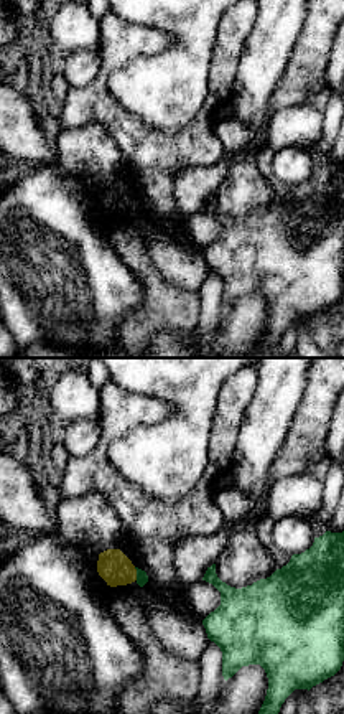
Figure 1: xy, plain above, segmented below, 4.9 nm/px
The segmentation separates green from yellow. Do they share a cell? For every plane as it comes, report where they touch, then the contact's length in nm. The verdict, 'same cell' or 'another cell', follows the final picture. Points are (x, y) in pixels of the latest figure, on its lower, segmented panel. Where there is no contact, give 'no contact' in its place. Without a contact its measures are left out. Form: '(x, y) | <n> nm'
(137, 574) | 70 nm

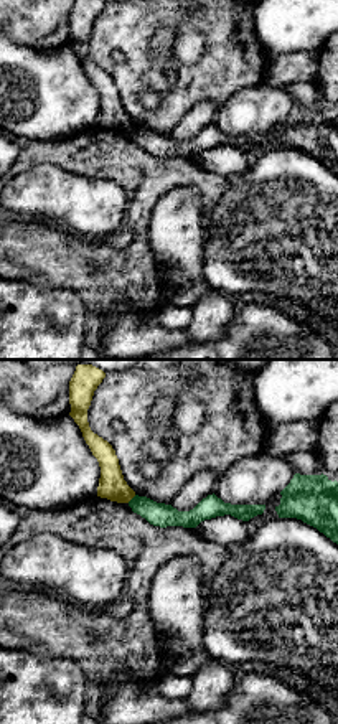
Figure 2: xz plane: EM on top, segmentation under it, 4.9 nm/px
(132, 498) | 60 nm

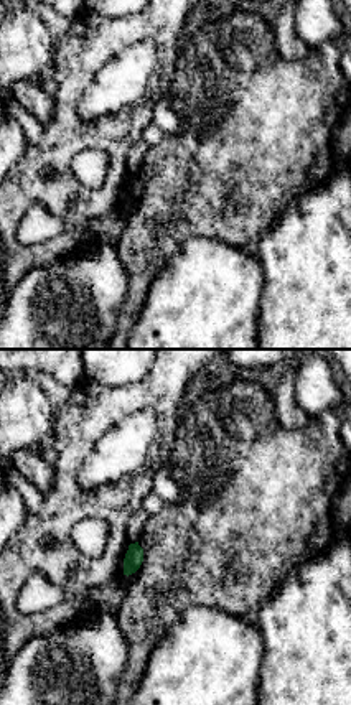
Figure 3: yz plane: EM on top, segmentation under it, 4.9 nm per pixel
no contact

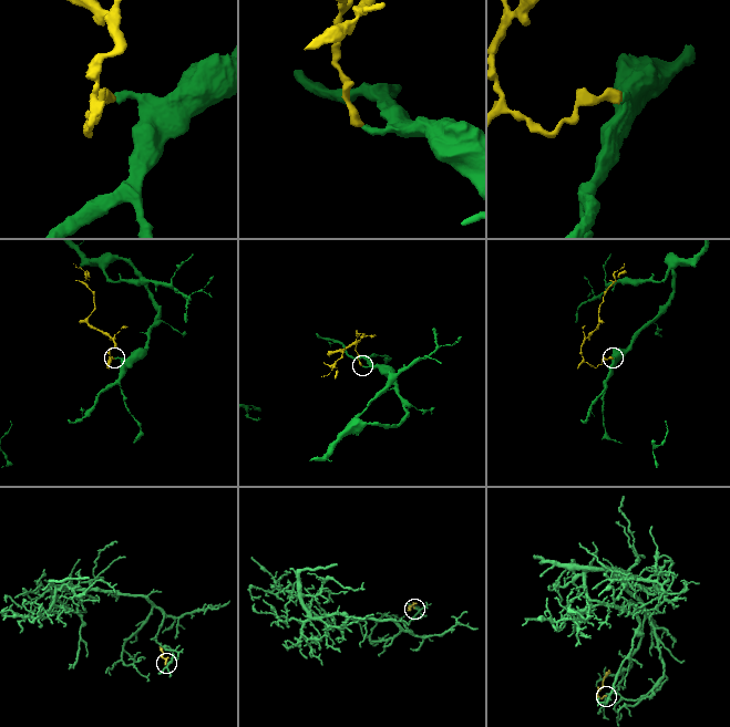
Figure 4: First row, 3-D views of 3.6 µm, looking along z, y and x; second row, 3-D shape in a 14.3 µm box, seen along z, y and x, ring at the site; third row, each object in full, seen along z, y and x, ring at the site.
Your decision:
another cell

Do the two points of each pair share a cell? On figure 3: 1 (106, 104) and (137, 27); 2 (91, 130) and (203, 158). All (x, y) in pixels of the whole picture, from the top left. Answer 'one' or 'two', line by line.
1: two
2: two

